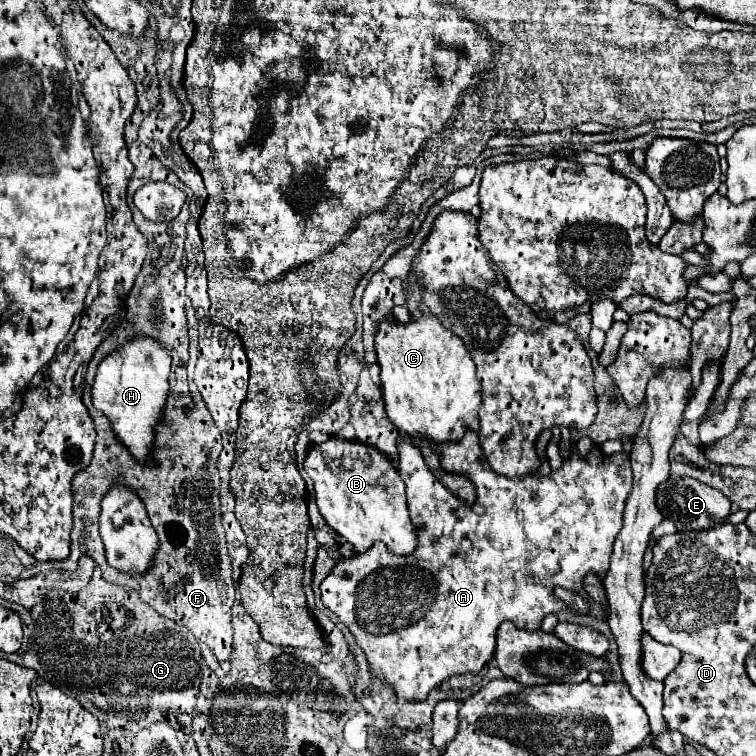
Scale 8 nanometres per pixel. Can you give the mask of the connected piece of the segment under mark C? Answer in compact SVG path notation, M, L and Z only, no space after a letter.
M428 314L406 326L400 322L382 322L376 332L376 354L382 368L382 394L388 420L400 432L410 436L412 444L420 448L428 468L436 472L436 478L440 478L442 484L456 494L456 498L466 504L474 504L474 484L462 474L442 470L438 450L432 450L432 444L456 442L466 434L466 430L480 430L478 408L482 388L476 380L474 362L468 350L456 334L448 332L436 316Z

